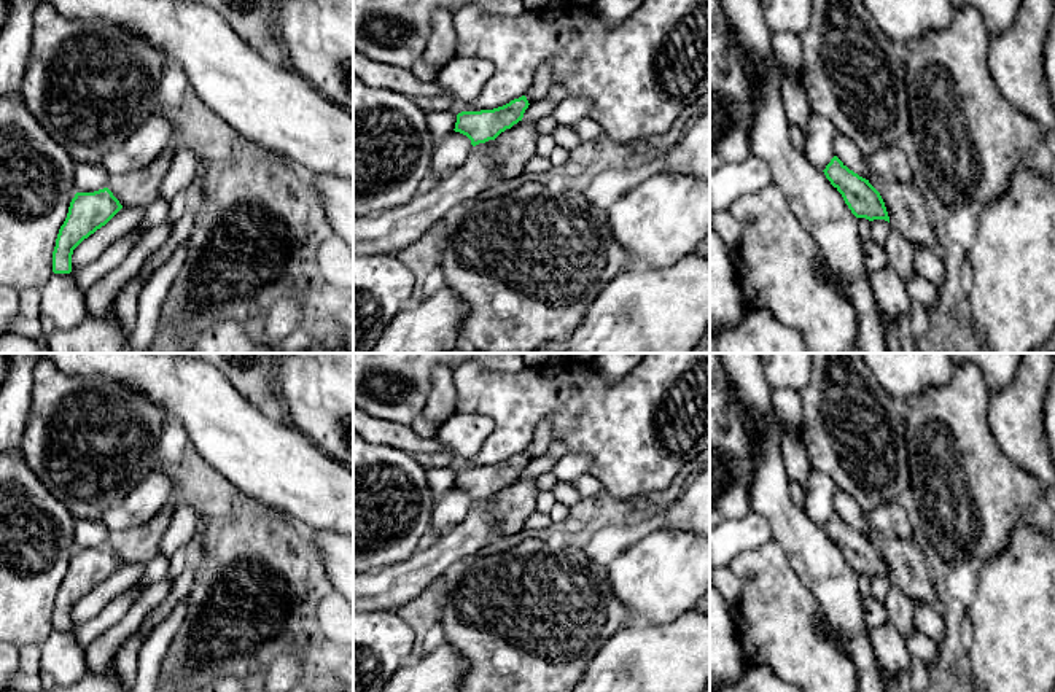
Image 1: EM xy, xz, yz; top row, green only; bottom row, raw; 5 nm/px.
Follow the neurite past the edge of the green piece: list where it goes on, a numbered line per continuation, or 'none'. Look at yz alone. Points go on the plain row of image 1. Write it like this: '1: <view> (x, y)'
1: yz (909, 571)

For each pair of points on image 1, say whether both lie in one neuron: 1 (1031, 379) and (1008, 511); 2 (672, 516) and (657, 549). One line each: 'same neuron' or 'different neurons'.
1: different neurons
2: different neurons

